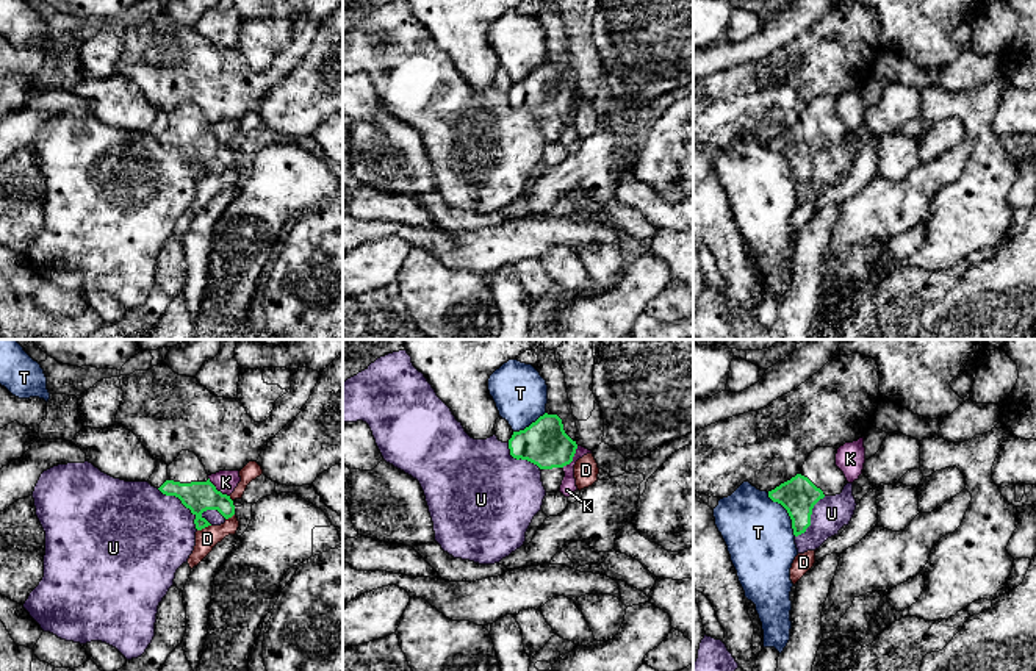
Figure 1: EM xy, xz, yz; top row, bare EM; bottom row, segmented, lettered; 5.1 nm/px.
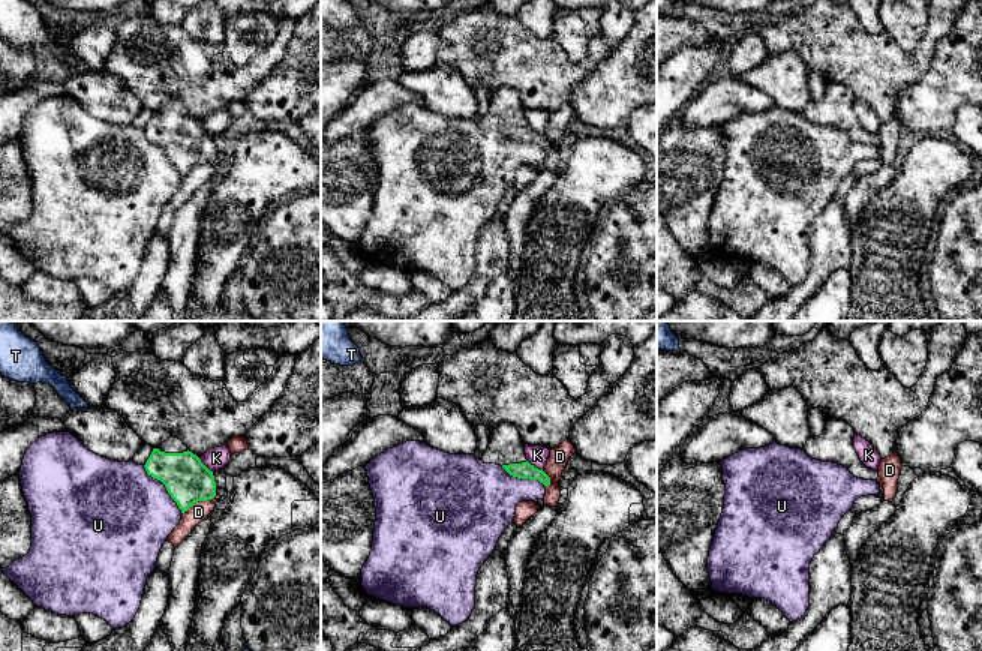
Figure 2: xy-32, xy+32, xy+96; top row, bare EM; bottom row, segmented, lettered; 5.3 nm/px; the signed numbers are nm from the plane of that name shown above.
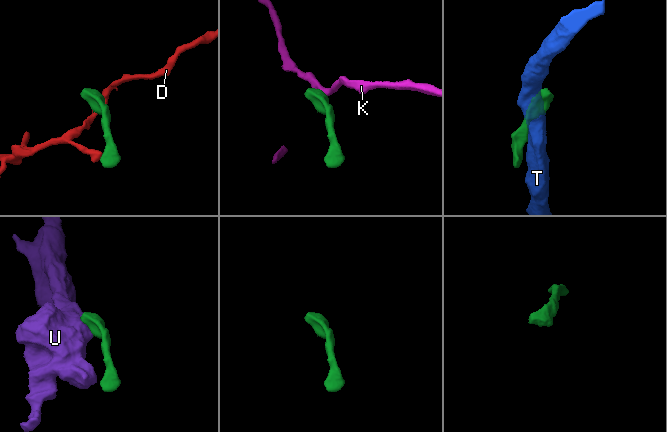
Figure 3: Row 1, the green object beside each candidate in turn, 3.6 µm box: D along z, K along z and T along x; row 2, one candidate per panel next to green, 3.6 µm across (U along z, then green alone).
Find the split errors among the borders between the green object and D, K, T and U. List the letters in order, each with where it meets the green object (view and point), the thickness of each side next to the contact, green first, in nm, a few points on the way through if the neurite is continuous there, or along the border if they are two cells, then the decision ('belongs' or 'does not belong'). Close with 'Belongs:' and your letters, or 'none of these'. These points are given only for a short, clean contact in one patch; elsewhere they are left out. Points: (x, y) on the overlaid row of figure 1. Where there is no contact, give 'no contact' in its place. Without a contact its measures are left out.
D: xy (204, 527) | 160/110 nm | along xy (210, 524), (197, 531) | does not belong
K: xz (571, 459) | 240/80 nm | along xz (578, 446), (573, 459), (562, 468) | does not belong
T: yz (787, 512) | 190/360 nm | does not belong
U: xy (183, 504) | 160/460 nm | along xy (157, 488), (166, 495), (174, 495), (194, 516), (197, 529) | does not belong
Belongs: none of these

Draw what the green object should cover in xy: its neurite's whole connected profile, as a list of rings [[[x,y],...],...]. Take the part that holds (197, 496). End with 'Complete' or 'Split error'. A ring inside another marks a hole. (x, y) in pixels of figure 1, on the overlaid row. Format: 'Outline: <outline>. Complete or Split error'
Outline: [[[182,450],[167,466],[167,480],[158,490],[166,496],[178,497],[191,510],[197,530],[211,526],[202,516],[207,510],[218,510],[225,519],[235,515],[230,496],[216,490],[199,457],[189,450]]]. Split error

